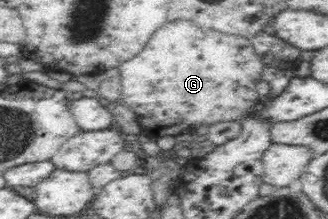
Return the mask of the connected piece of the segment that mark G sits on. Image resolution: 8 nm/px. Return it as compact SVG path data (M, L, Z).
M178 19L161 26L145 48L131 60L119 66L121 70L120 102L135 113L140 126L140 140L144 137L172 137L199 124L233 122L247 117L261 98L255 85L263 76L262 62L251 47L250 38L233 33L231 29L202 26L195 20Z

